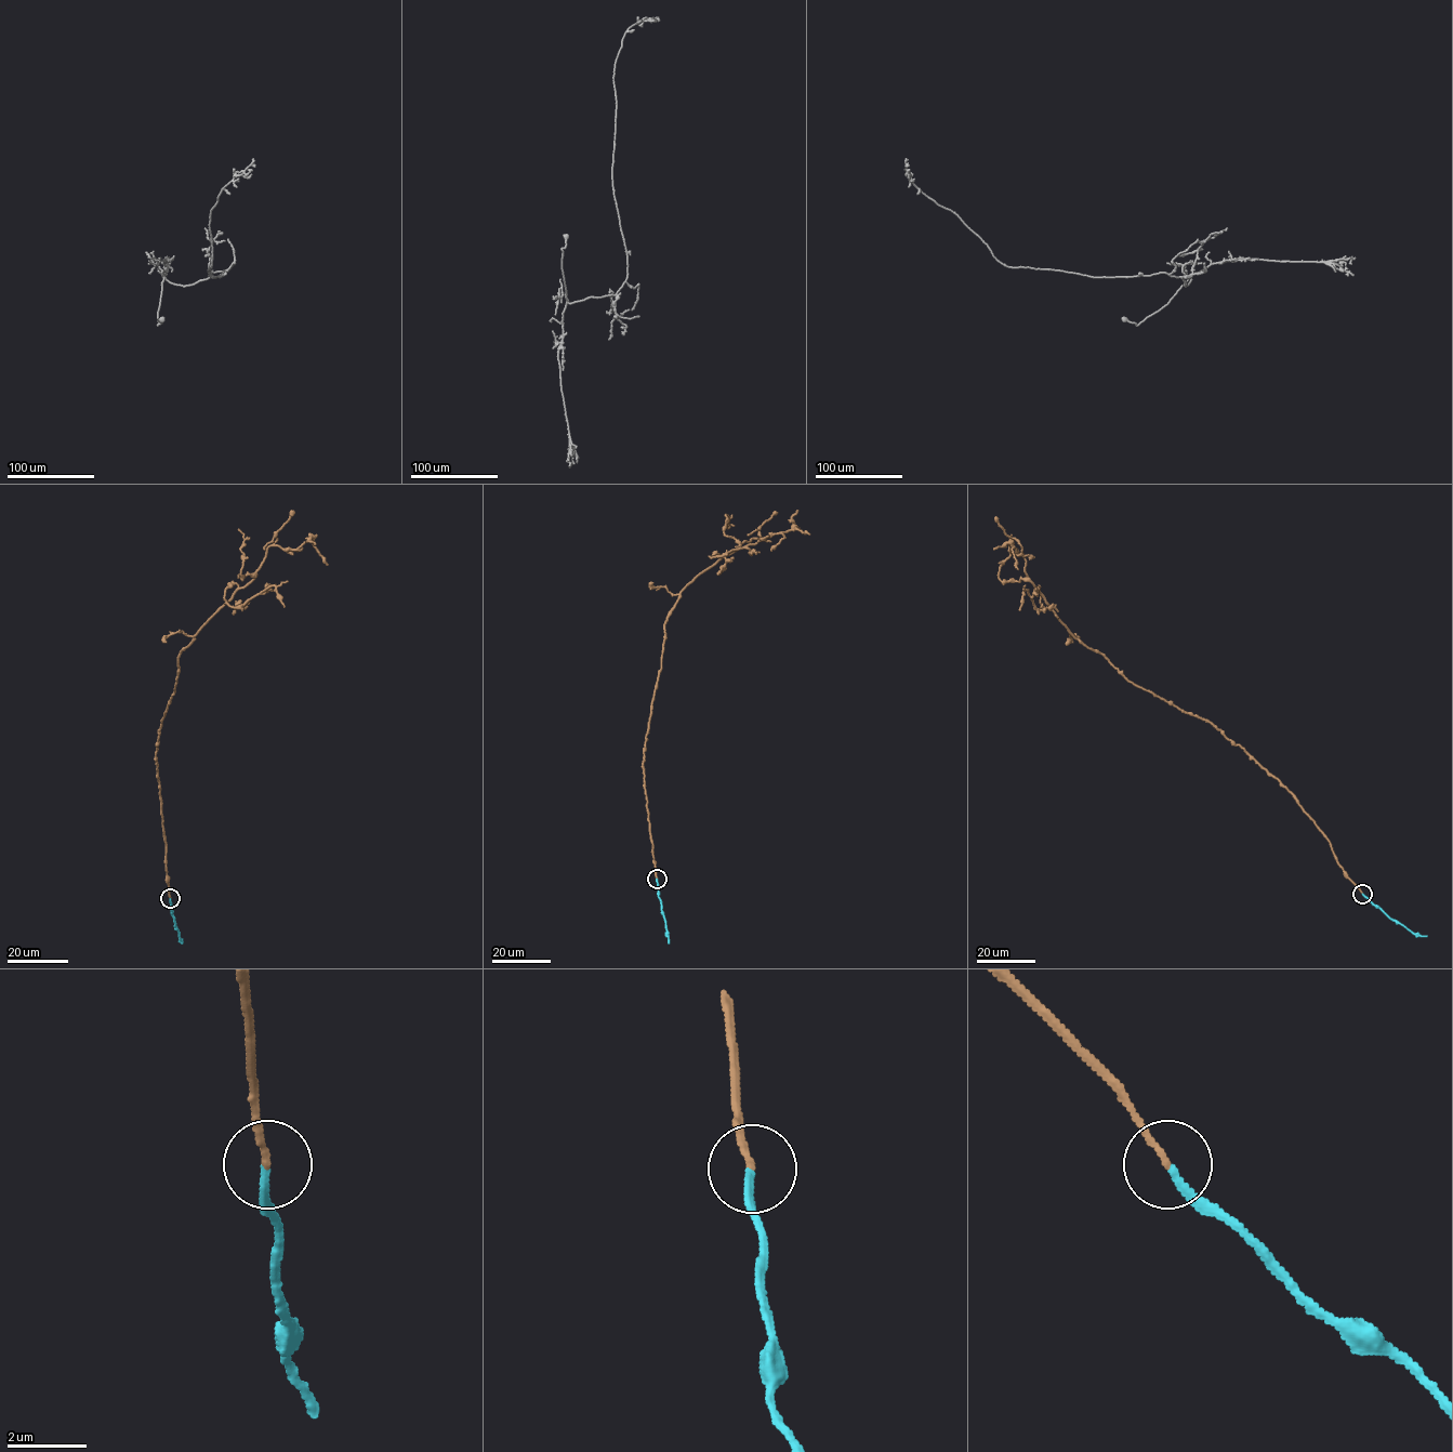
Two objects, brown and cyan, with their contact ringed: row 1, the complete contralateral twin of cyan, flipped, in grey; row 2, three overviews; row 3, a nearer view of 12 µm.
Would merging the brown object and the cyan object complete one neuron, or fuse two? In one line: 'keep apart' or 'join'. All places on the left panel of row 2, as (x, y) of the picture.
join

